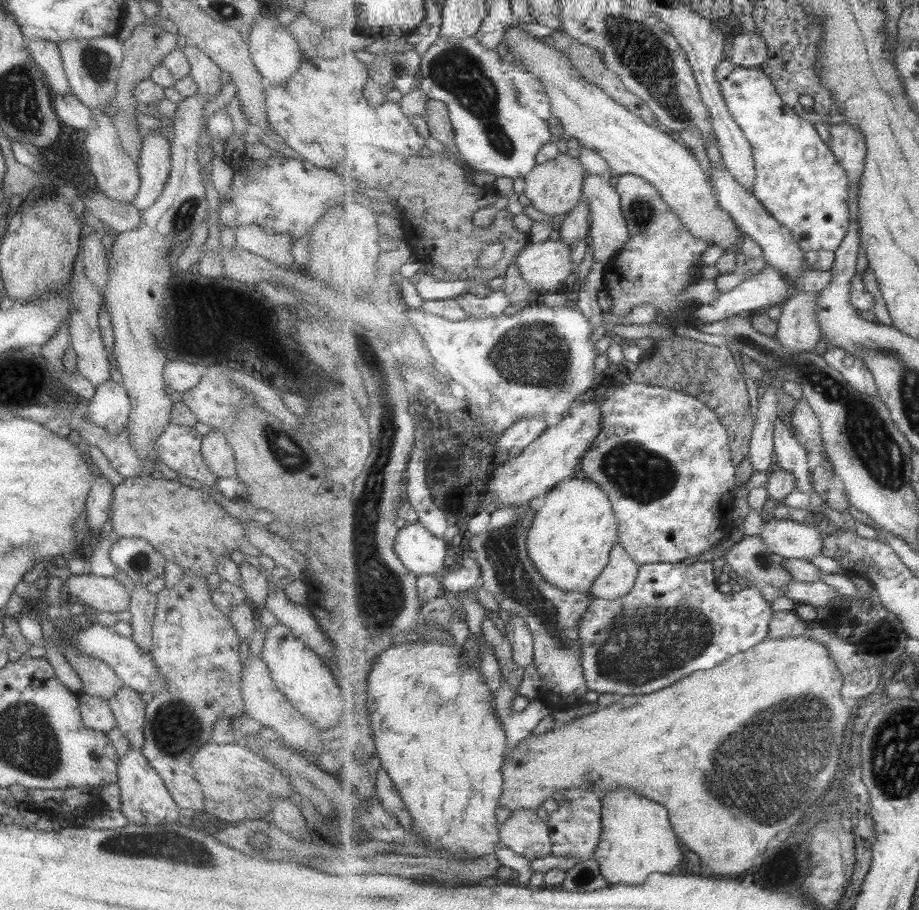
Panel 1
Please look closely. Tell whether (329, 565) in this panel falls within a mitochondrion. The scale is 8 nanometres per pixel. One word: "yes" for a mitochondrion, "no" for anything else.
no

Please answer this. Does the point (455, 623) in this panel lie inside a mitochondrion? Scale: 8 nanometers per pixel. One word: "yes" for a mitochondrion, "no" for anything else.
no

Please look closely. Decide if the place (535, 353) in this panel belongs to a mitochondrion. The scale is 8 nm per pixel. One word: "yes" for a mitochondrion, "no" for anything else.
yes

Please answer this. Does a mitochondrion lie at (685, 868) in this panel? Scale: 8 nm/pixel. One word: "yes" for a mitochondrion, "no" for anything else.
no

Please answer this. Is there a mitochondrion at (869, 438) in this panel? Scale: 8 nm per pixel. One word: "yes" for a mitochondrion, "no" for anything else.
yes

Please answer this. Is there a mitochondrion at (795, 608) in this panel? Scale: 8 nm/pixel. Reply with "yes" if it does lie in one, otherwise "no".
no

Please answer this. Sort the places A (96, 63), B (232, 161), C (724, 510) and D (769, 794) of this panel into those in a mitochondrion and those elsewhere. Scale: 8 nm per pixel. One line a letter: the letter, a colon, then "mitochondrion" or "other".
A: mitochondrion
B: other
C: other
D: mitochondrion

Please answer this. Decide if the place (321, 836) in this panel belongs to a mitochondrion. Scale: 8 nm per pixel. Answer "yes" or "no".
no

